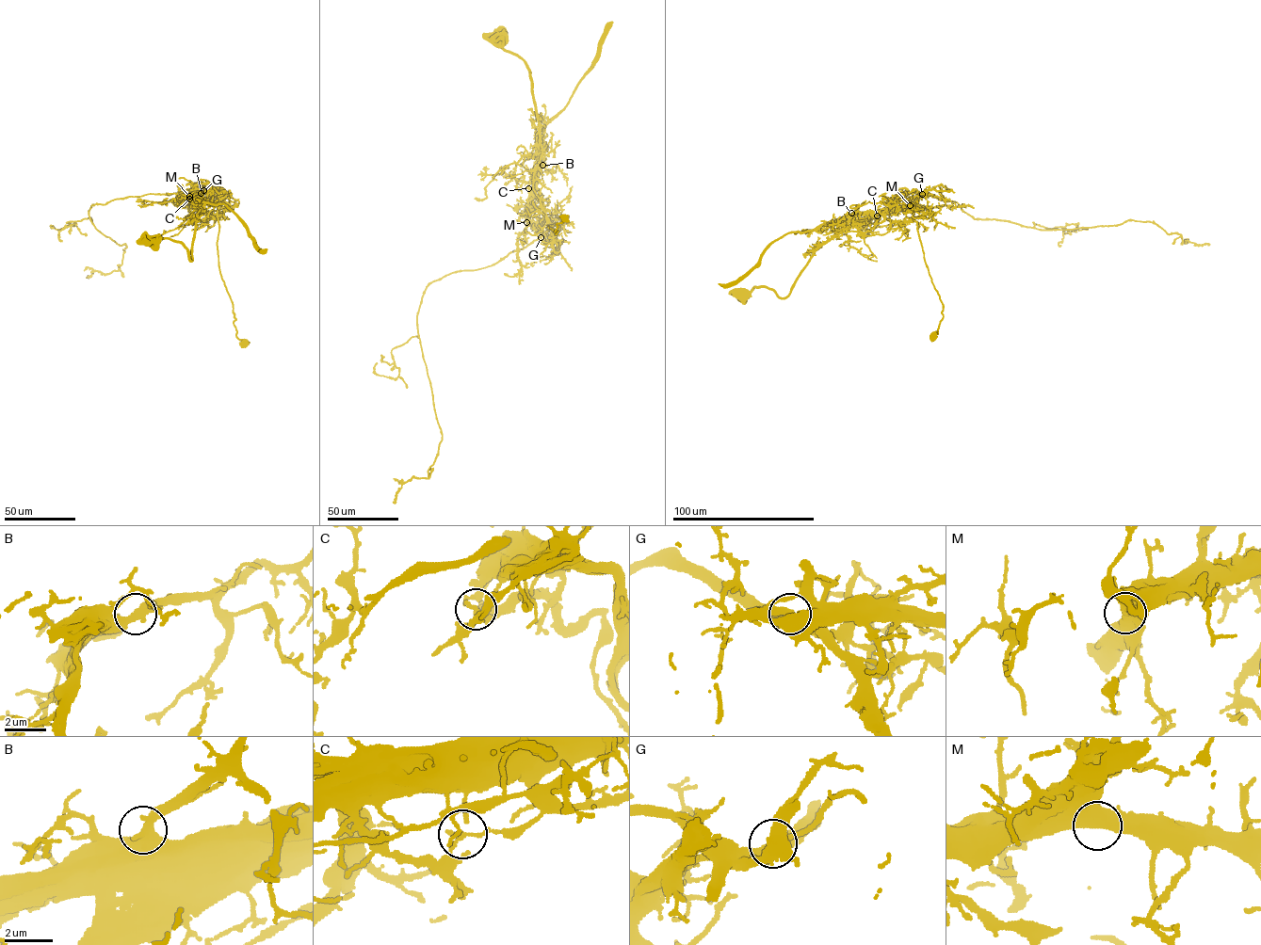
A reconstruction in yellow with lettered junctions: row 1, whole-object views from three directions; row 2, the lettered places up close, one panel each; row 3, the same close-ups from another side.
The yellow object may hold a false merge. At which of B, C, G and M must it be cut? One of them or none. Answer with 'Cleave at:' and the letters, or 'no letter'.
Cleave at: C

